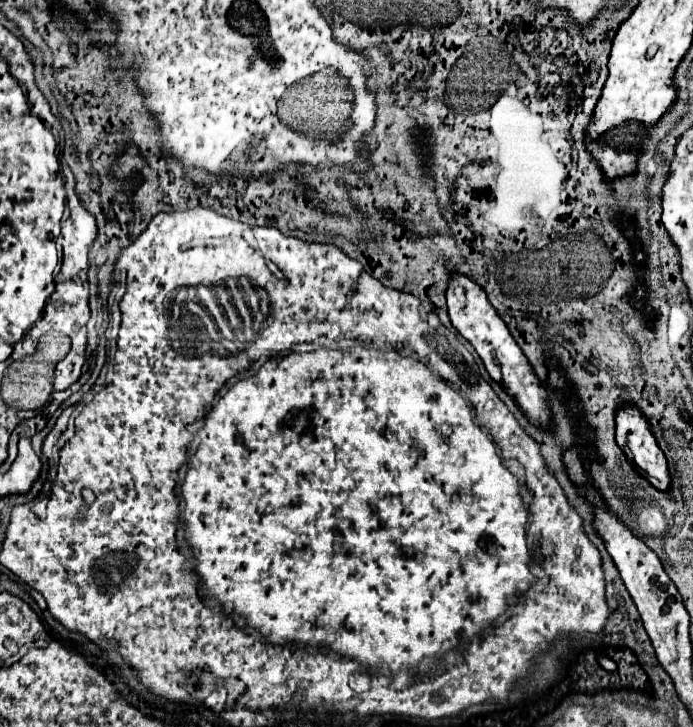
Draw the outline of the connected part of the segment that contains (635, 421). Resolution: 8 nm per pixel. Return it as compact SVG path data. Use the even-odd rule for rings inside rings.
M630 403L618 405L618 409L616 409L616 443L626 453L630 463L638 463L638 473L644 475L656 489L666 491L670 487L670 473L668 473L666 457L656 443L650 423L646 421L646 417L642 417L642 413L636 405L630 405Z

